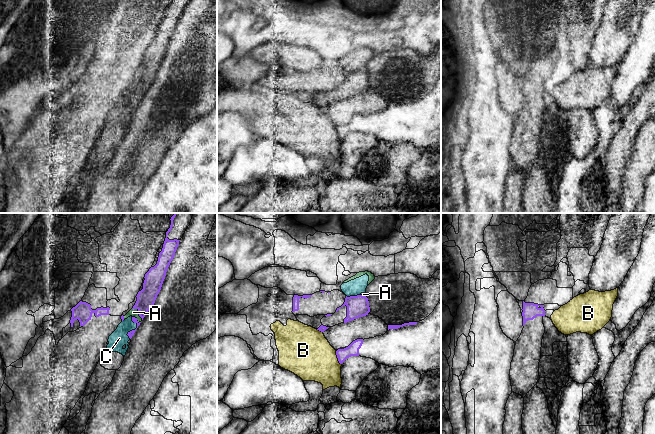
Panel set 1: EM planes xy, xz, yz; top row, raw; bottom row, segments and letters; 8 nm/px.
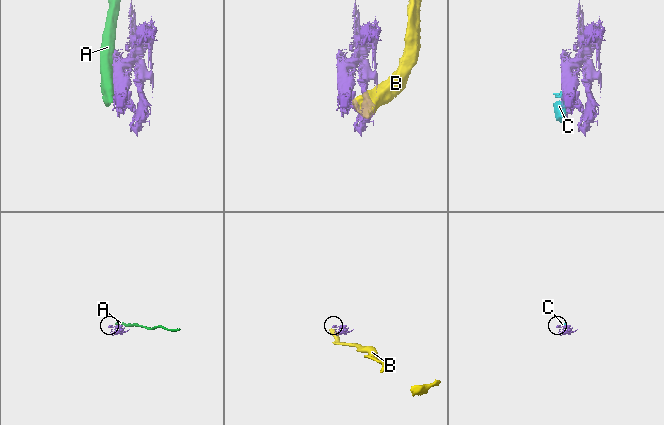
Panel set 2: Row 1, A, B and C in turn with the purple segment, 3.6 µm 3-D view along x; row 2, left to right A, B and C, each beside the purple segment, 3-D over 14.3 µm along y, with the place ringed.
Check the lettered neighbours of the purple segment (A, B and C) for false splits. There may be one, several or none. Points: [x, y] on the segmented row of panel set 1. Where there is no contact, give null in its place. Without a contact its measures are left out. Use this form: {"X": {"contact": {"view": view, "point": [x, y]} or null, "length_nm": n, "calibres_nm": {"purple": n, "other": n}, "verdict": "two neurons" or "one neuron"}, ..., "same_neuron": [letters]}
{"A": {"contact": {"view": "xy", "point": [139, 312]}, "length_nm": 130, "calibres_nm": {"purple": 150, "other": 60}, "verdict": "two neurons"}, "B": {"contact": {"view": "xz", "point": [337, 357]}, "length_nm": 120, "calibres_nm": {"purple": 100, "other": 380}, "verdict": "two neurons"}, "C": {"contact": {"view": "xy", "point": [135, 329]}, "length_nm": 180, "calibres_nm": {"purple": 50, "other": 140}, "verdict": "two neurons"}, "same_neuron": []}

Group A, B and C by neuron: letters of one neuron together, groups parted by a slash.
A C / B

